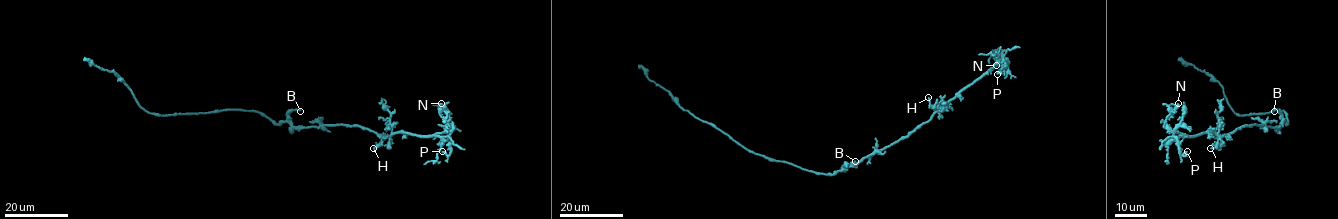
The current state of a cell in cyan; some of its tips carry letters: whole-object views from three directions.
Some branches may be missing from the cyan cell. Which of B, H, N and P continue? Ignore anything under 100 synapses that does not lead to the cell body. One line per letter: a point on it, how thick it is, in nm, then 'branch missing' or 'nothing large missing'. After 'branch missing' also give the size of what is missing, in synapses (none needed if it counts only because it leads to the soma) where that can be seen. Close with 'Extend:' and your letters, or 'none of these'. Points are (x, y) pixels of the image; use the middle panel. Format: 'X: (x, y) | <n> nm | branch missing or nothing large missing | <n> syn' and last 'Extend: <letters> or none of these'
B: (855, 161) | 200 nm | nothing large missing
H: (928, 97) | 130 nm | nothing large missing
N: (996, 65) | 140 nm | nothing large missing
P: (997, 74) | 190 nm | nothing large missing
Extend: none of these

